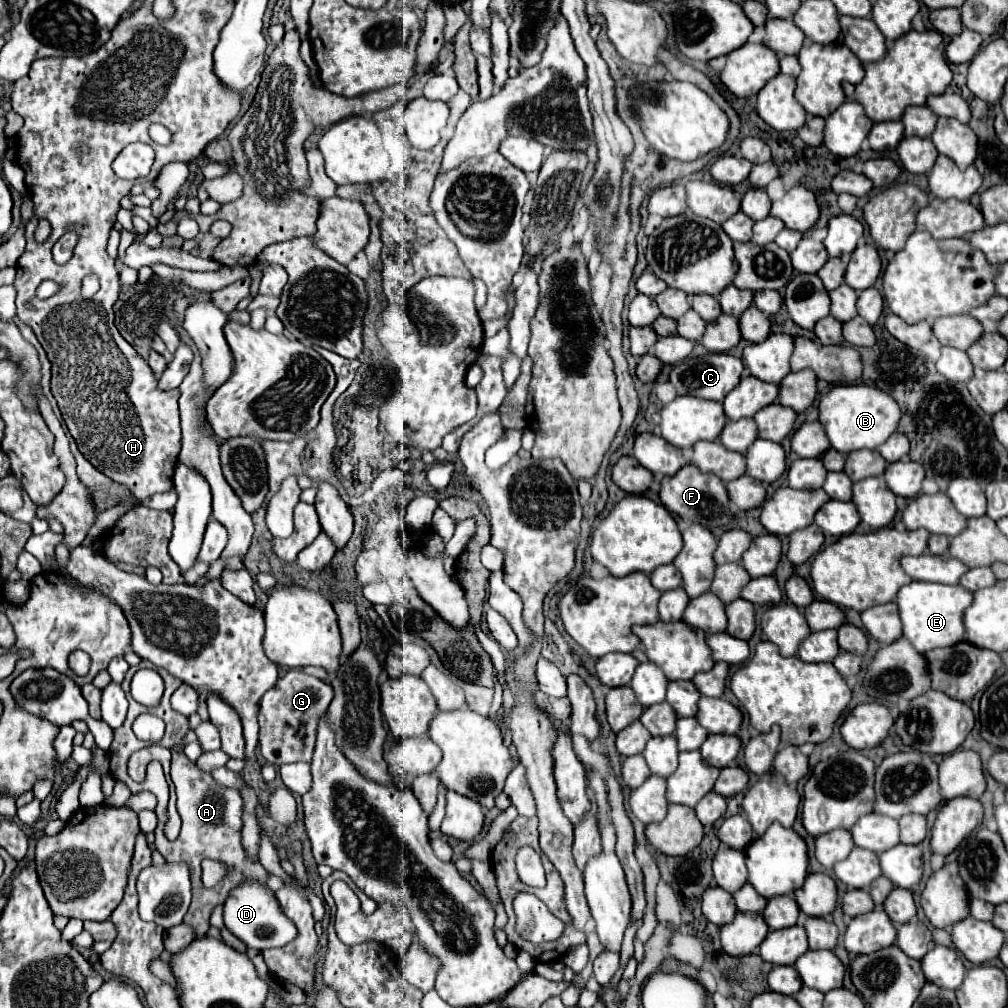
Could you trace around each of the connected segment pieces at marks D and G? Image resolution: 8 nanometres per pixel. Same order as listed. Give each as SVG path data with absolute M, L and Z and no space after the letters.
M244 880L230 892L230 898L224 902L224 924L226 928L238 936L248 948L272 948L272 946L286 946L290 940L296 938L298 930L290 918L280 910L280 904L270 888L260 884L258 880Z
M288 670L278 682L262 696L260 700L260 712L258 712L258 724L260 724L260 754L264 760L272 766L282 766L288 762L310 762L310 754L314 752L314 742L316 742L316 728L322 718L322 714L328 710L328 704L334 696L334 690L330 684L316 676L308 676L302 670Z

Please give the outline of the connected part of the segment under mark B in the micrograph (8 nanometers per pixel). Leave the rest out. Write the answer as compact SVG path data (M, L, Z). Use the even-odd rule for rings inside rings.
M866 384L836 386L822 396L818 408L820 408L820 422L826 428L830 444L842 454L850 454L862 448L876 450L898 428L902 416L896 400L890 398L890 394Z

